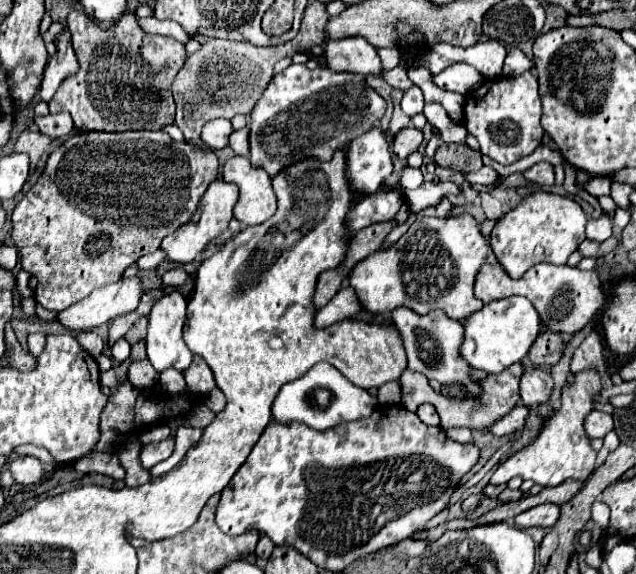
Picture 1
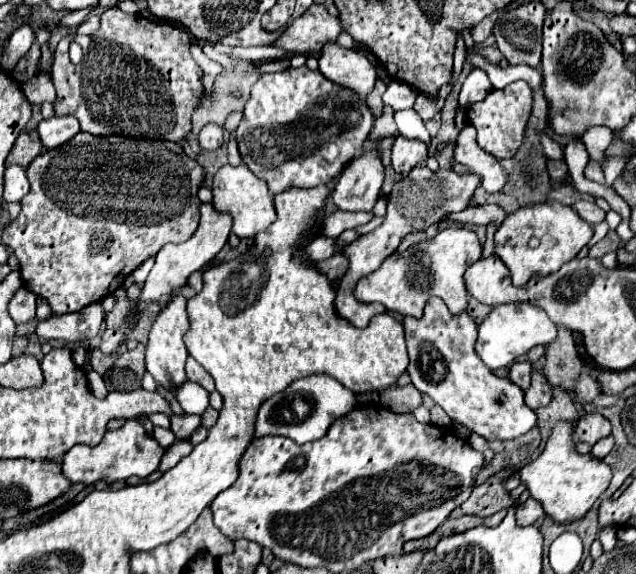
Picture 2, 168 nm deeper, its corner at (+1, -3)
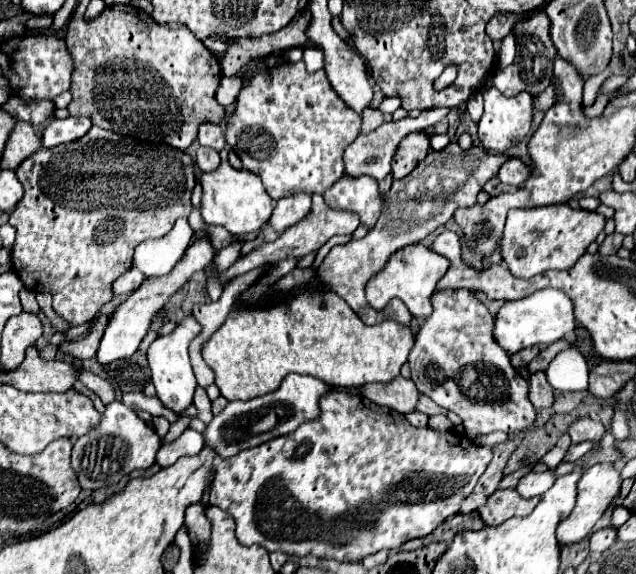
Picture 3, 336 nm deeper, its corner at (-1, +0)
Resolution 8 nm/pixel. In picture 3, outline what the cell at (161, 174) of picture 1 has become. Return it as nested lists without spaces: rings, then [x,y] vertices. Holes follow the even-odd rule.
[[[92,126],[80,140],[74,140],[72,144],[60,144],[52,150],[48,148],[40,148],[38,152],[34,152],[32,156],[28,156],[28,160],[24,160],[24,164],[20,164],[20,168],[16,170],[22,186],[24,186],[24,198],[18,202],[18,206],[14,208],[14,212],[10,214],[8,224],[12,224],[16,228],[16,242],[12,248],[12,264],[14,264],[14,272],[18,274],[18,278],[24,282],[24,286],[30,292],[50,292],[54,296],[54,312],[58,316],[62,316],[68,324],[72,326],[80,326],[86,322],[92,322],[100,308],[104,304],[108,304],[112,300],[112,282],[122,276],[130,266],[132,266],[132,256],[134,256],[134,248],[148,240],[148,238],[160,238],[166,232],[172,230],[174,222],[178,218],[188,218],[192,212],[192,202],[190,202],[190,194],[196,186],[196,178],[194,178],[194,160],[186,154],[180,152],[178,148],[168,148],[168,144],[160,144],[160,142],[142,142],[136,140],[132,136],[120,136],[116,132],[110,130],[102,130]]]

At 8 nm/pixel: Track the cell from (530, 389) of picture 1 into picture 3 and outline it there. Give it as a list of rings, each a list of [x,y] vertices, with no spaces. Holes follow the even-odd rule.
[[[536,372],[530,376],[530,402],[534,408],[548,408],[552,406],[552,386],[546,380],[544,372]]]

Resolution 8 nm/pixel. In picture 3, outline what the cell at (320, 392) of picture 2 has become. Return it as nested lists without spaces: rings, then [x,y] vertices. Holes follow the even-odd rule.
[[[288,374],[282,380],[280,388],[270,394],[252,398],[248,402],[228,402],[228,406],[206,426],[206,444],[220,452],[220,458],[228,458],[246,448],[254,448],[262,442],[268,442],[276,436],[290,434],[300,424],[312,422],[320,416],[320,398],[324,396],[324,392],[332,392],[332,386],[312,376]]]

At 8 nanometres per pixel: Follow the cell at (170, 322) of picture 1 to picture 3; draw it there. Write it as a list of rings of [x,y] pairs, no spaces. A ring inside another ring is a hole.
[[[186,316],[176,324],[176,328],[170,334],[154,340],[152,346],[148,348],[148,364],[152,370],[152,382],[156,386],[156,394],[168,408],[172,408],[178,414],[182,414],[192,404],[192,396],[196,390],[196,378],[192,374],[192,366],[188,360],[188,344],[198,332],[200,332],[198,320],[194,316]]]

